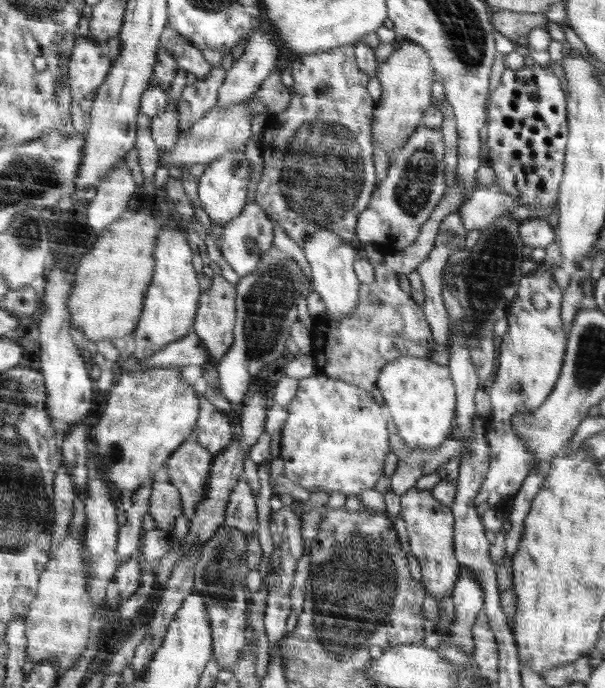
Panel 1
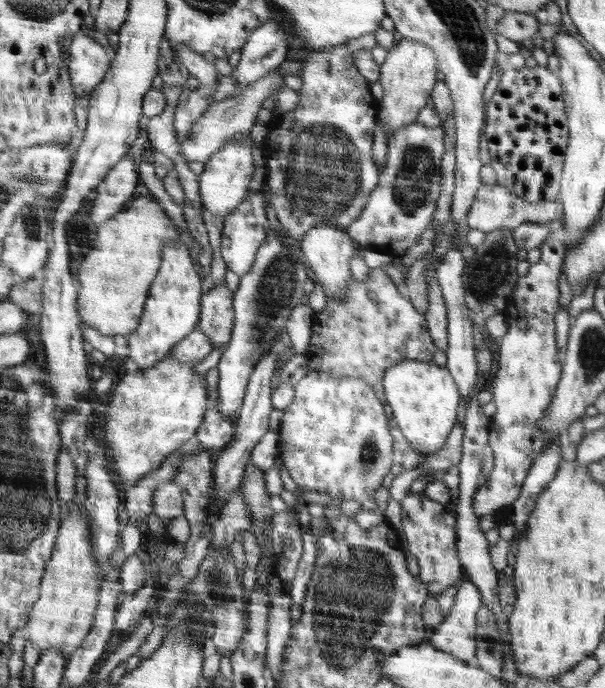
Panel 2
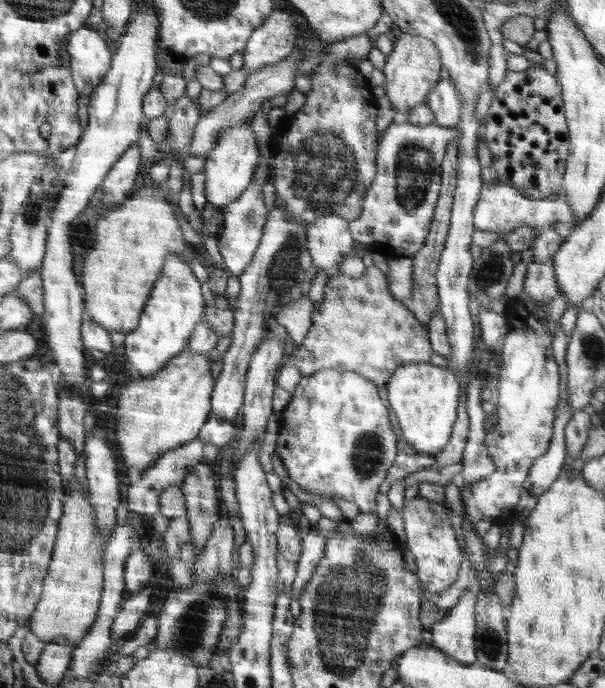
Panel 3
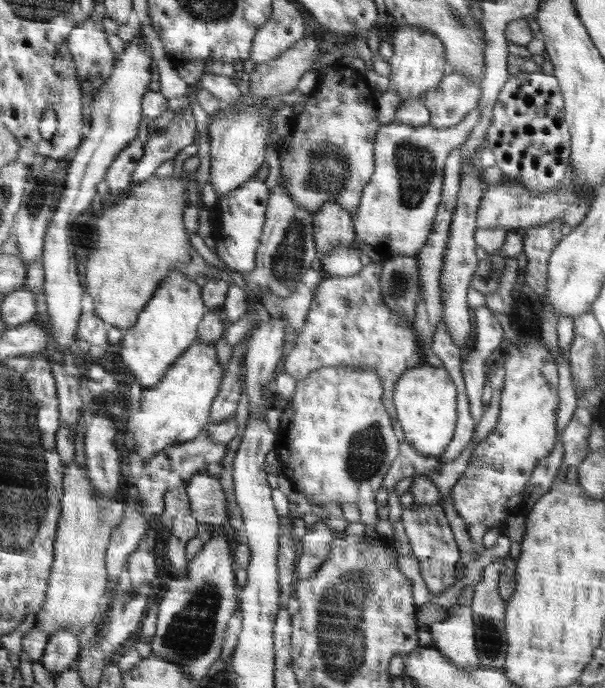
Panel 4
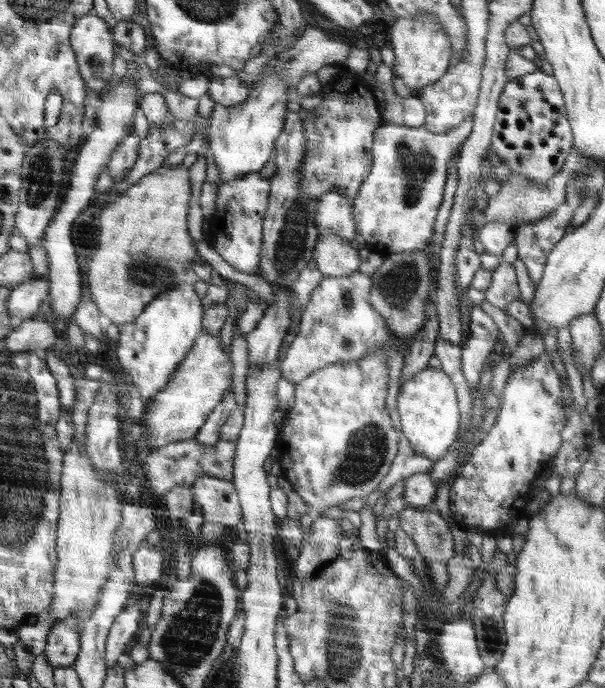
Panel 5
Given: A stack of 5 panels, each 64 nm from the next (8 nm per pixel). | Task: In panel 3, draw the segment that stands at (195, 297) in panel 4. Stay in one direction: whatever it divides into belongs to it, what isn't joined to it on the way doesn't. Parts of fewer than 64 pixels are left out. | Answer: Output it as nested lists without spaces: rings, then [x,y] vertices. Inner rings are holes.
[[[171,254],[165,261],[163,274],[155,283],[151,298],[139,320],[139,326],[125,333],[124,344],[127,365],[139,377],[148,378],[159,372],[172,358],[184,352],[188,339],[204,318],[204,296],[200,282],[194,278],[190,266],[181,254]]]

